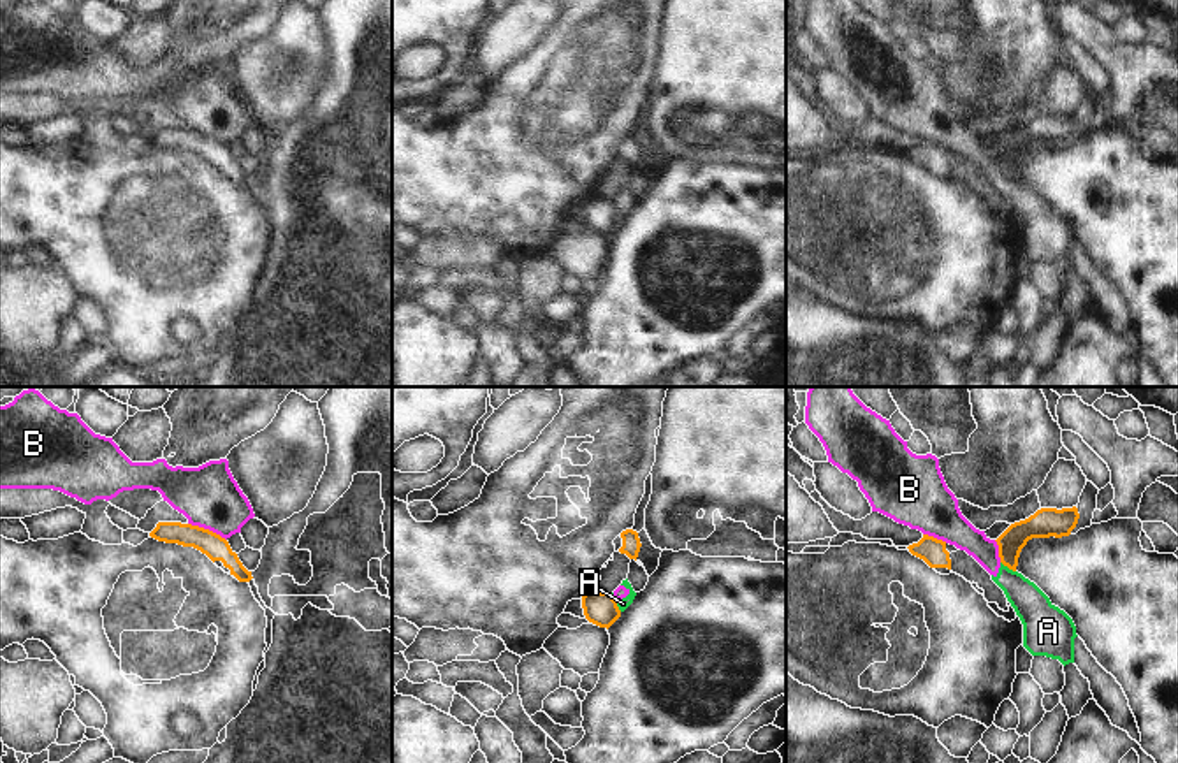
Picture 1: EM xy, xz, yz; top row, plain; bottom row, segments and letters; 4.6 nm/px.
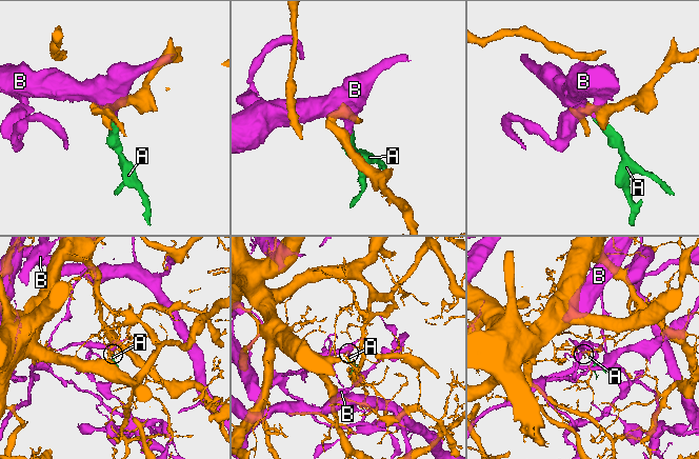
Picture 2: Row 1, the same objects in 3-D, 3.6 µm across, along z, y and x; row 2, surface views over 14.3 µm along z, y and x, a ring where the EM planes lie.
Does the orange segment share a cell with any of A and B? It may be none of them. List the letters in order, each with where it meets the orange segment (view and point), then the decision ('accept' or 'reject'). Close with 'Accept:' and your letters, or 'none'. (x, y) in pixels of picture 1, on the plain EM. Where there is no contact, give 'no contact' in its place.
A: contact yz (1008, 173); reject
B: contact xy (208, 136); reject
Accept: none

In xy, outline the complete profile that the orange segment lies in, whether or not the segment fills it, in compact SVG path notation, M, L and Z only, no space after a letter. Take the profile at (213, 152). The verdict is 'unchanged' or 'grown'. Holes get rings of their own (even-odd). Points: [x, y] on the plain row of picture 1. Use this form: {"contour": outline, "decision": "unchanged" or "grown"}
{"contour": "M158 128L149 142L165 149L193 153L213 169L222 167L239 188L250 188L253 185L251 178L243 172L237 160L230 155L229 148L209 135L181 128Z", "decision": "unchanged"}

